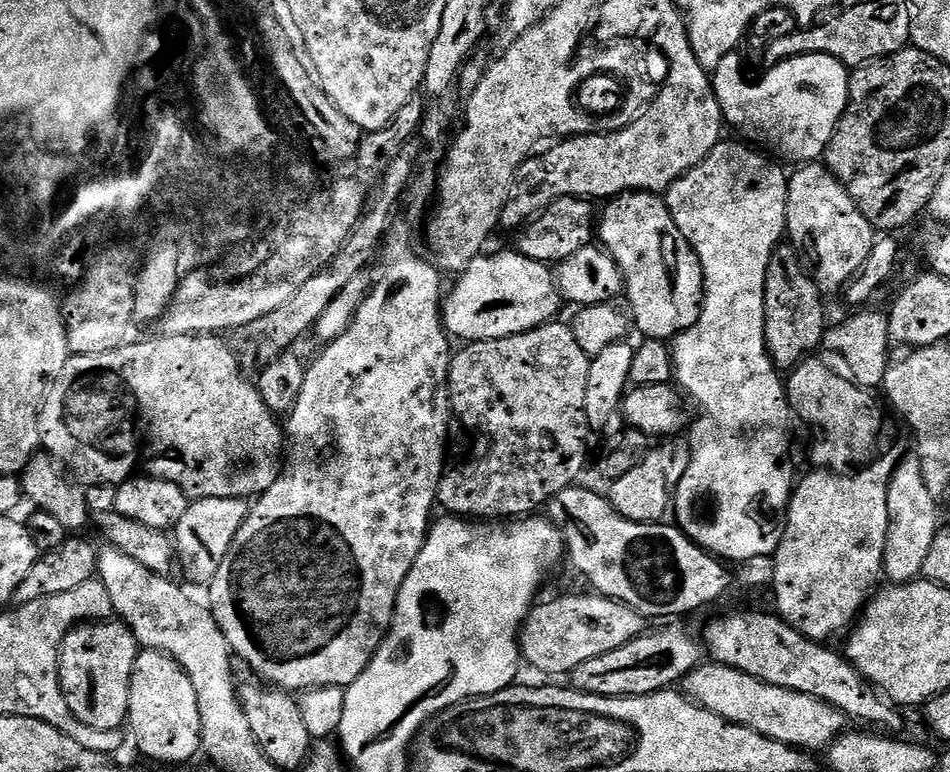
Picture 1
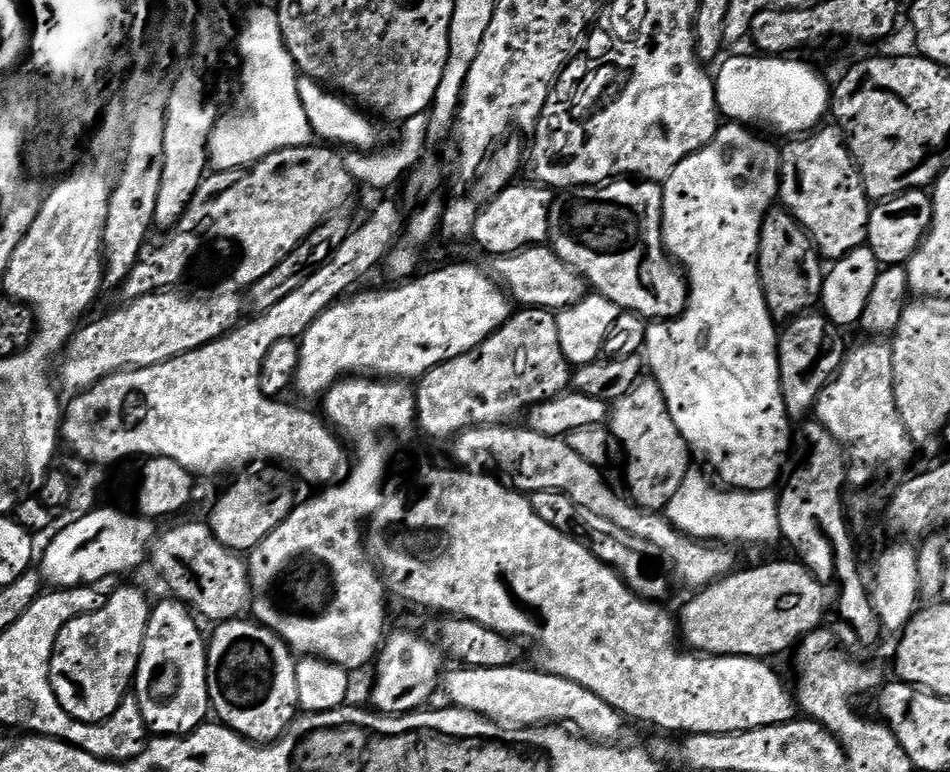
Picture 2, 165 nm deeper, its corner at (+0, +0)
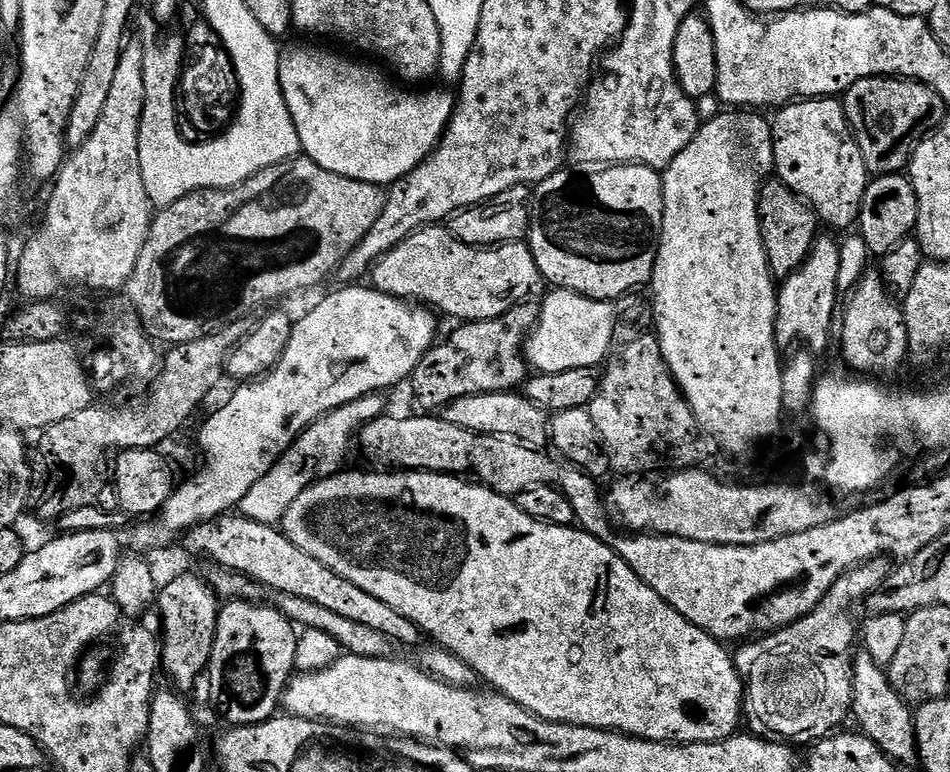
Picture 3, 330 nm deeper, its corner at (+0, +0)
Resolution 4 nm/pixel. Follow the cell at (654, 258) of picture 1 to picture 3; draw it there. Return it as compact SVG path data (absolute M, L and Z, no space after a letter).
M614 164L592 170L589 176L561 170L535 185L530 192L532 217L526 243L545 281L592 300L615 302L640 290L652 279L664 217L664 182L661 173L644 164Z

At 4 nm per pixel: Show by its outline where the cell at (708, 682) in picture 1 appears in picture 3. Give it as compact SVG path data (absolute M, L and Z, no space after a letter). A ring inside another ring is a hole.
M341 470L317 478L310 487L302 490L302 494L294 498L290 510L286 510L282 521L284 535L294 542L294 546L298 546L298 550L306 550L306 554L310 554L310 558L318 558L322 566L330 566L334 574L342 574L342 578L354 582L354 586L366 590L366 594L382 598L386 606L394 606L398 614L417 624L425 637L433 636L439 647L458 654L462 662L469 664L480 675L485 685L501 695L509 696L514 703L522 705L535 716L559 724L605 728L663 744L709 744L737 735L740 715L743 717L746 712L746 685L736 668L733 653L728 653L721 641L682 618L674 606L658 598L658 594L654 594L654 590L650 590L650 586L646 586L646 582L642 582L642 578L626 566L611 543L599 540L576 526L538 520L523 512L513 497L459 476L419 470L348 471ZM464 536L468 539L468 553L465 556Z

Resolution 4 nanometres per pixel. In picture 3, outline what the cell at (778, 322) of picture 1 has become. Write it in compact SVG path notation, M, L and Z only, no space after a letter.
M769 178L760 187L758 214L768 269L777 281L782 282L787 276L793 276L808 256L818 235L818 217L802 197L794 194L794 190L790 190L790 186L786 186L778 178Z

